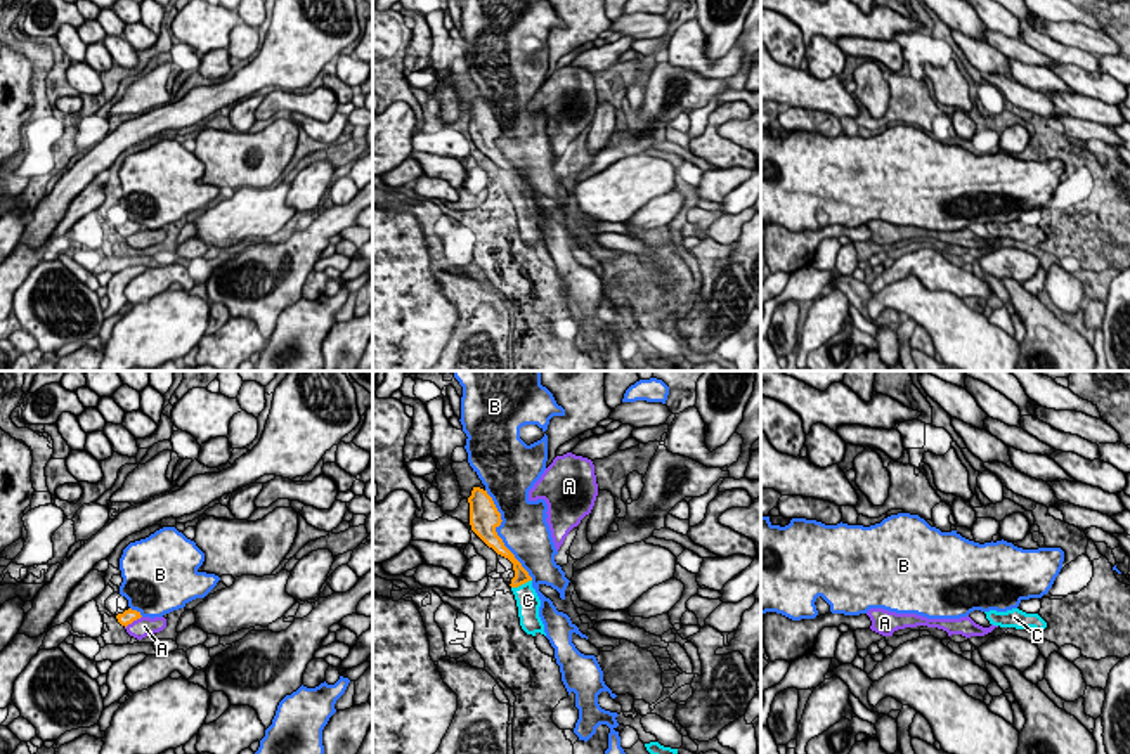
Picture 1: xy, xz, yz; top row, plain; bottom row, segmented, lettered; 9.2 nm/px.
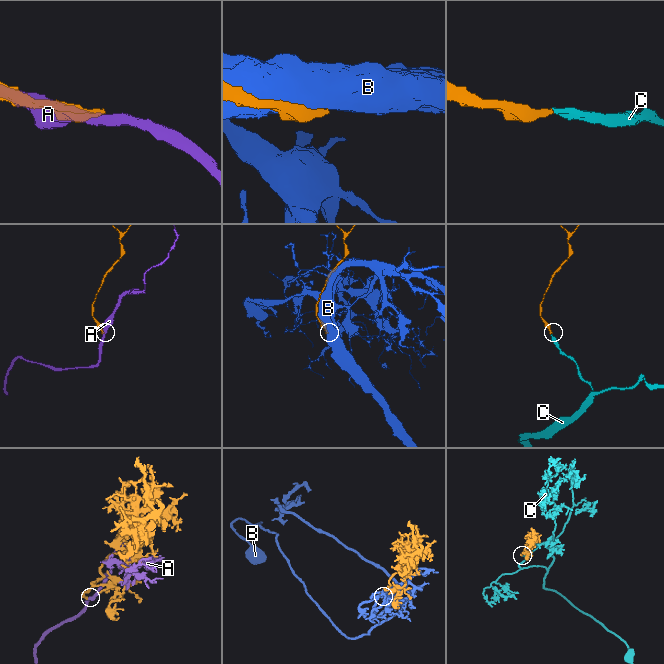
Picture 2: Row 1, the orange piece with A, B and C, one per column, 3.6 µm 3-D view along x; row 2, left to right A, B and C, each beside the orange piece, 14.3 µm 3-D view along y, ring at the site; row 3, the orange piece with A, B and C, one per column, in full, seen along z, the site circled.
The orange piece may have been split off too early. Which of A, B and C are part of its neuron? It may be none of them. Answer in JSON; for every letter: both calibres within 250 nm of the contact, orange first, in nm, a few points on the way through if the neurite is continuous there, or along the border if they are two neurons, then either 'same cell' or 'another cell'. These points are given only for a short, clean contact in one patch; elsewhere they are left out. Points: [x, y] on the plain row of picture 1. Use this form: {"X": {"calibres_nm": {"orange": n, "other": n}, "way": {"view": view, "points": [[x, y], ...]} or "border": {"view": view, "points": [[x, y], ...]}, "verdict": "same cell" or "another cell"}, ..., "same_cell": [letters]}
{"A": {"calibres_nm": {"orange": 130, "other": 190}, "verdict": "another cell"}, "B": {"calibres_nm": {"orange": 280, "other": 420}, "verdict": "another cell"}, "C": {"calibres_nm": {"orange": 130, "other": 220}, "way": {"view": "xz", "points": [[522, 188], [520, 196], [527, 212]]}, "verdict": "same cell"}, "same_cell": ["C"]}

